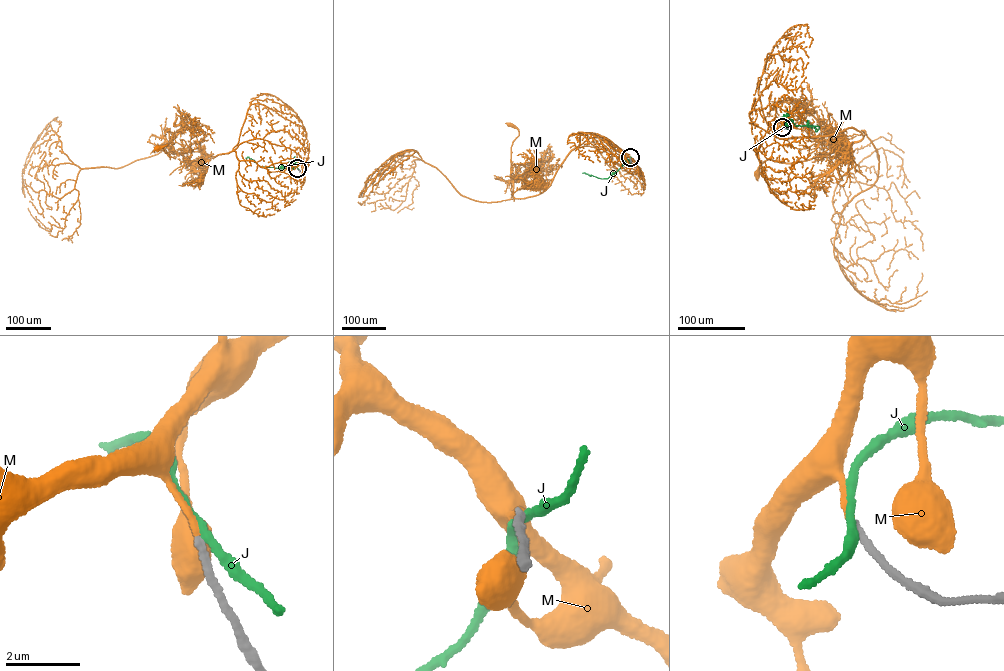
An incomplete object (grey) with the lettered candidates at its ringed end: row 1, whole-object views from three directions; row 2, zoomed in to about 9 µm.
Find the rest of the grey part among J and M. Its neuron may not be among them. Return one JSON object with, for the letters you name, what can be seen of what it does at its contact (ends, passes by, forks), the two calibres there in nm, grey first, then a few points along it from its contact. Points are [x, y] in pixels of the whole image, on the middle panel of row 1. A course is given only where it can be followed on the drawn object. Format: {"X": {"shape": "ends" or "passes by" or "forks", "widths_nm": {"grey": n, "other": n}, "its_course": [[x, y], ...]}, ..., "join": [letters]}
{"M": {"shape": "passes by", "widths_nm": {"grey": 190, "other": 110}, "its_course": [[630, 157], [607, 138], [582, 133], [547, 188], [515, 198], [511, 149], [519, 133], [509, 125]]}, "join": ["M"]}

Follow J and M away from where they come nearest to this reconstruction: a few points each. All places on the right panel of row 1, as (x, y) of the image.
J: (782, 127), (788, 123), (819, 127), (816, 131), (811, 125), (812, 128)
M: (781, 127), (756, 152), (771, 135), (851, 128), (863, 137), (810, 159), (766, 160), (757, 173)

